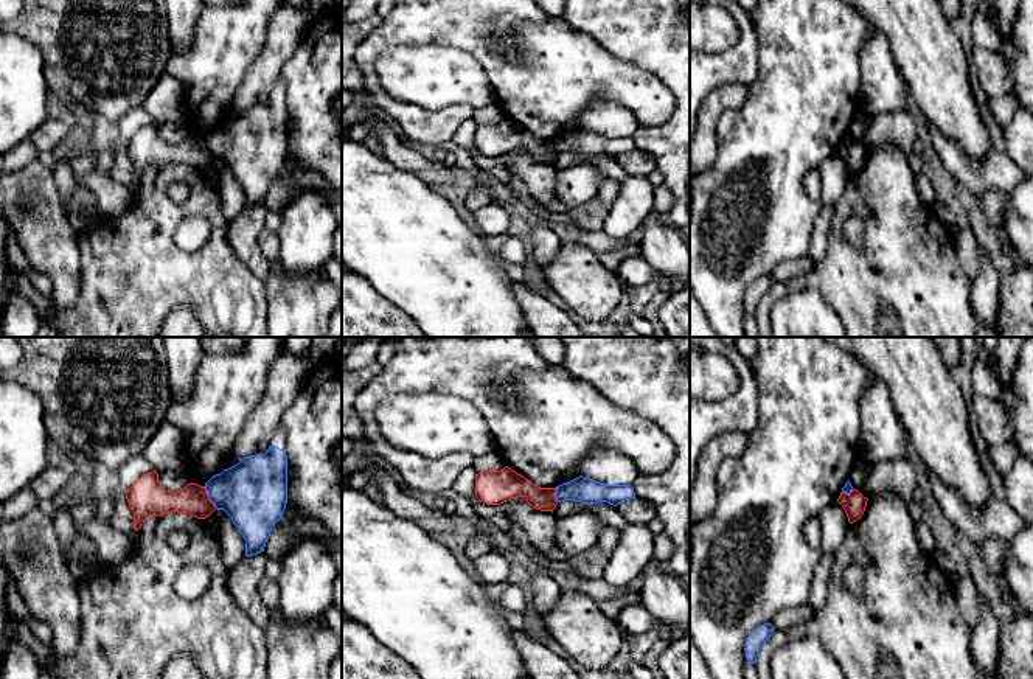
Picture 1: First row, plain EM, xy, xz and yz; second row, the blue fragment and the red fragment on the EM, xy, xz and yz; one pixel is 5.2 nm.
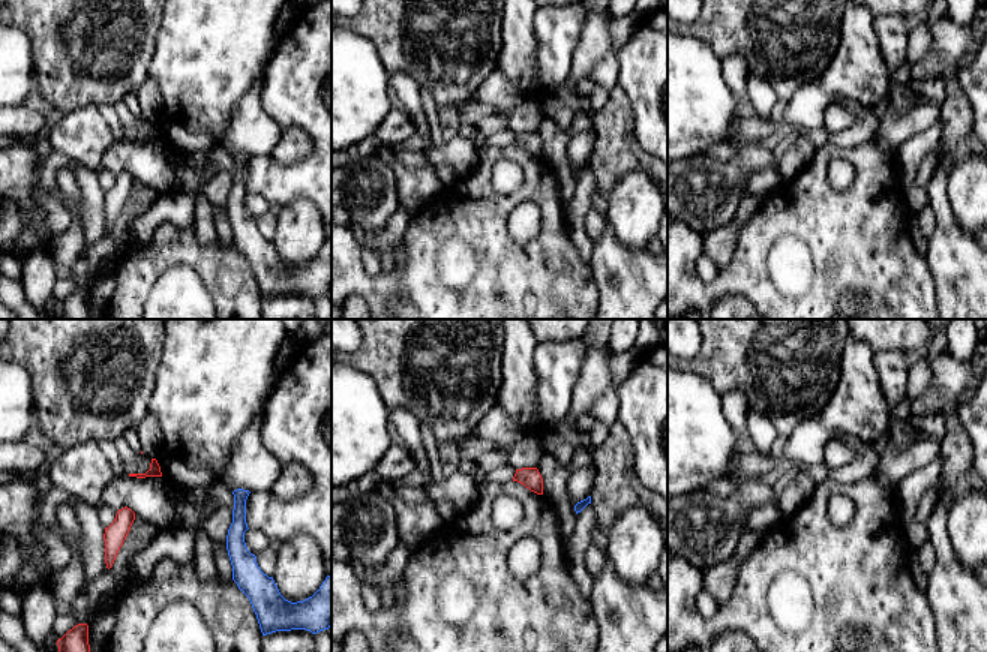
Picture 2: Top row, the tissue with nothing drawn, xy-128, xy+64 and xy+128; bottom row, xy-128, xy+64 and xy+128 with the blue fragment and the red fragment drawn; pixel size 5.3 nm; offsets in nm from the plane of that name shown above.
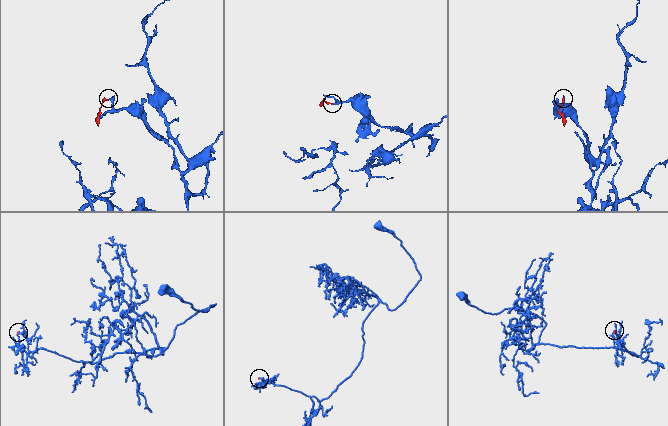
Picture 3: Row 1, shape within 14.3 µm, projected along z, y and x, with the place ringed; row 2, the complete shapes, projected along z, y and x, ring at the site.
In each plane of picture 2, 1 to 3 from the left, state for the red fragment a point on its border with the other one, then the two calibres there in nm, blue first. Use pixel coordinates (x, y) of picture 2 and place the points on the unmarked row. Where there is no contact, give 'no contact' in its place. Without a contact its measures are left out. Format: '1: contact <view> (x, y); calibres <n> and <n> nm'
1: no contact
2: no contact
3: no contact

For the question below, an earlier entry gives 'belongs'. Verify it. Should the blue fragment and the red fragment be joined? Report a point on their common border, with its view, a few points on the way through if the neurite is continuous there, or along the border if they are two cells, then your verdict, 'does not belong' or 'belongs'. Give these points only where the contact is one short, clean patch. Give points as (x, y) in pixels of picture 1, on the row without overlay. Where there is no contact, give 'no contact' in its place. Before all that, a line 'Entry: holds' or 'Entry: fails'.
Entry: fails
contact xy (208, 148); border xy (204, 139), (208, 151), (216, 159); does not belong

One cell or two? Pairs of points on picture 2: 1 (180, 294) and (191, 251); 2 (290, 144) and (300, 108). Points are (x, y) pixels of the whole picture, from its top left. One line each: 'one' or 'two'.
1: two
2: two

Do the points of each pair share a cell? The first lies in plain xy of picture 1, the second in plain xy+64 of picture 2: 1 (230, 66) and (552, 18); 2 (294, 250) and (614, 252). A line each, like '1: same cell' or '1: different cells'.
1: same cell
2: different cells

